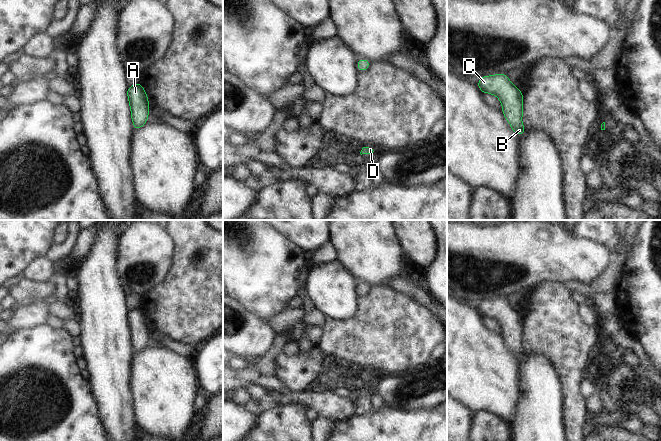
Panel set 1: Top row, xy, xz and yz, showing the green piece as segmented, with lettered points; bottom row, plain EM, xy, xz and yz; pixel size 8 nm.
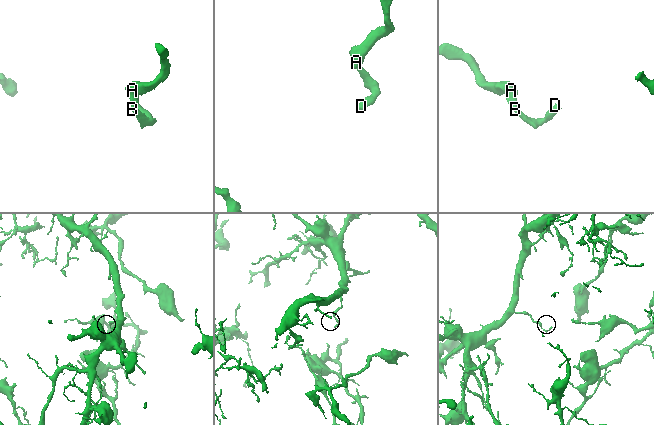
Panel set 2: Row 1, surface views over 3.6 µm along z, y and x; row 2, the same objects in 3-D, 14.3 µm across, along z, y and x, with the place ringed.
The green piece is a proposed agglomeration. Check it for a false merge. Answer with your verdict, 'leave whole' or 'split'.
leave whole

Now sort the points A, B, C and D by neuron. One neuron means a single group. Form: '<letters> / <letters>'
A B C D

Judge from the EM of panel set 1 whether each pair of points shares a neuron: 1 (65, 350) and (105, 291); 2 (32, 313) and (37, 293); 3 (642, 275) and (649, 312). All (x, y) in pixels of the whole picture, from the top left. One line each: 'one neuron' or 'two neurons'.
1: two neurons
2: two neurons
3: one neuron

